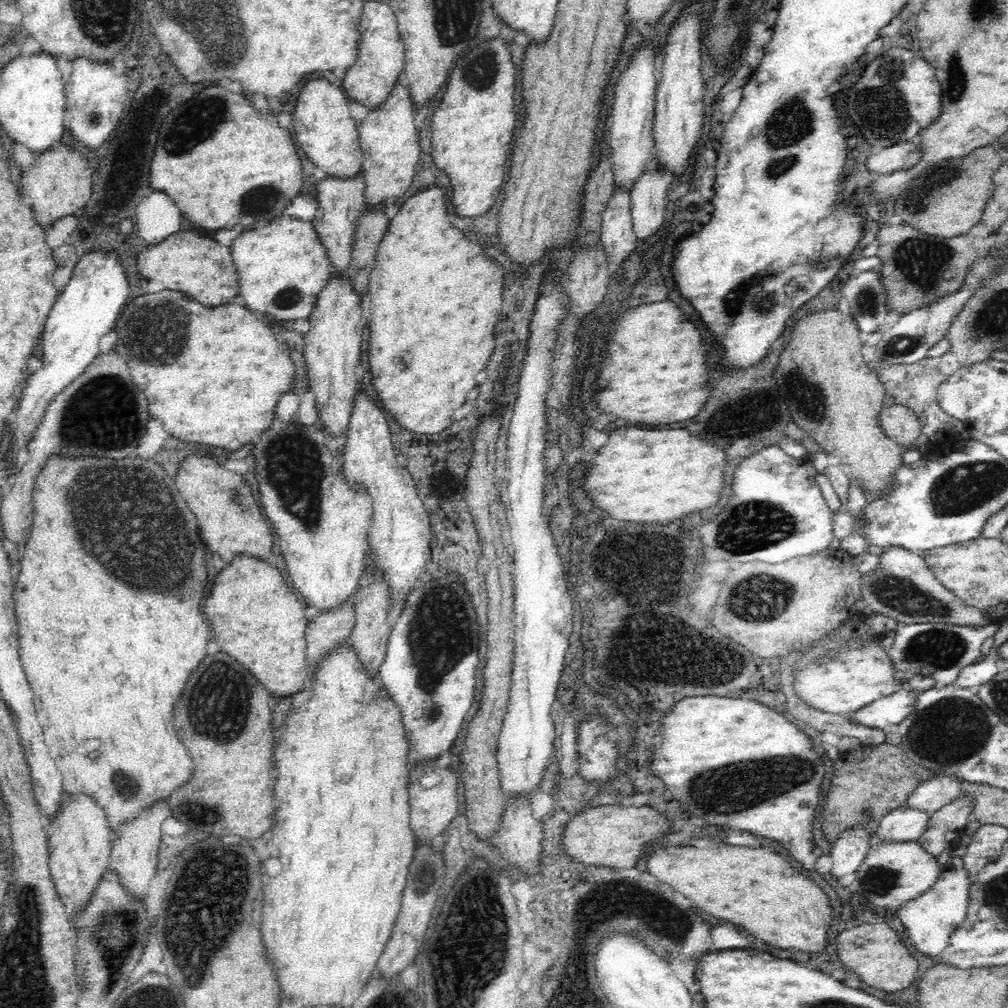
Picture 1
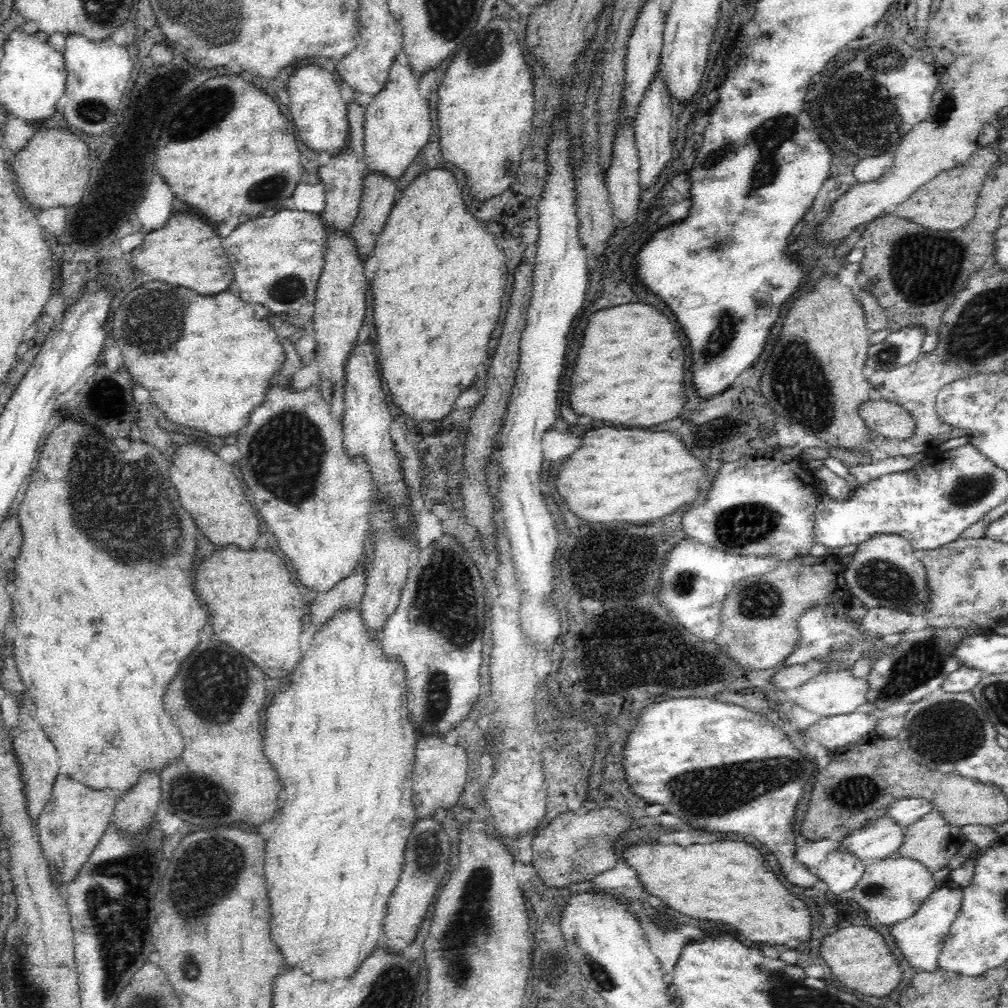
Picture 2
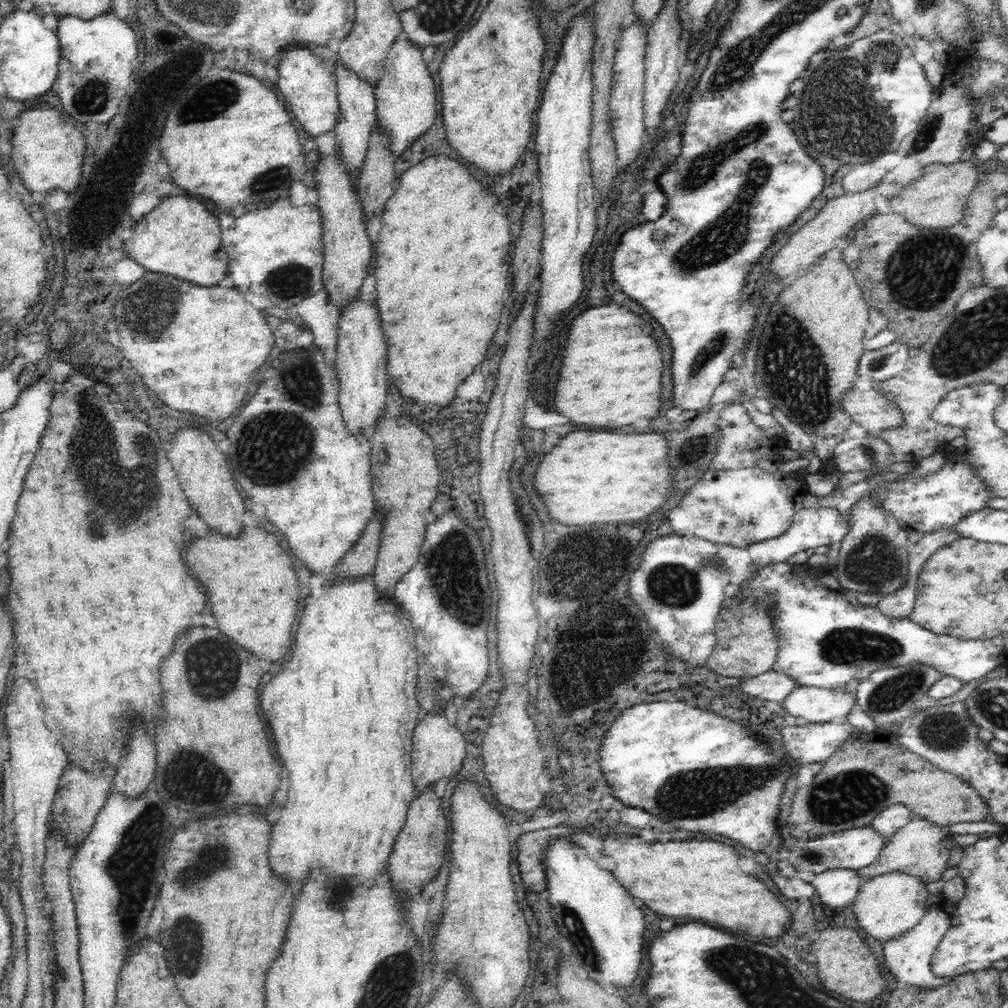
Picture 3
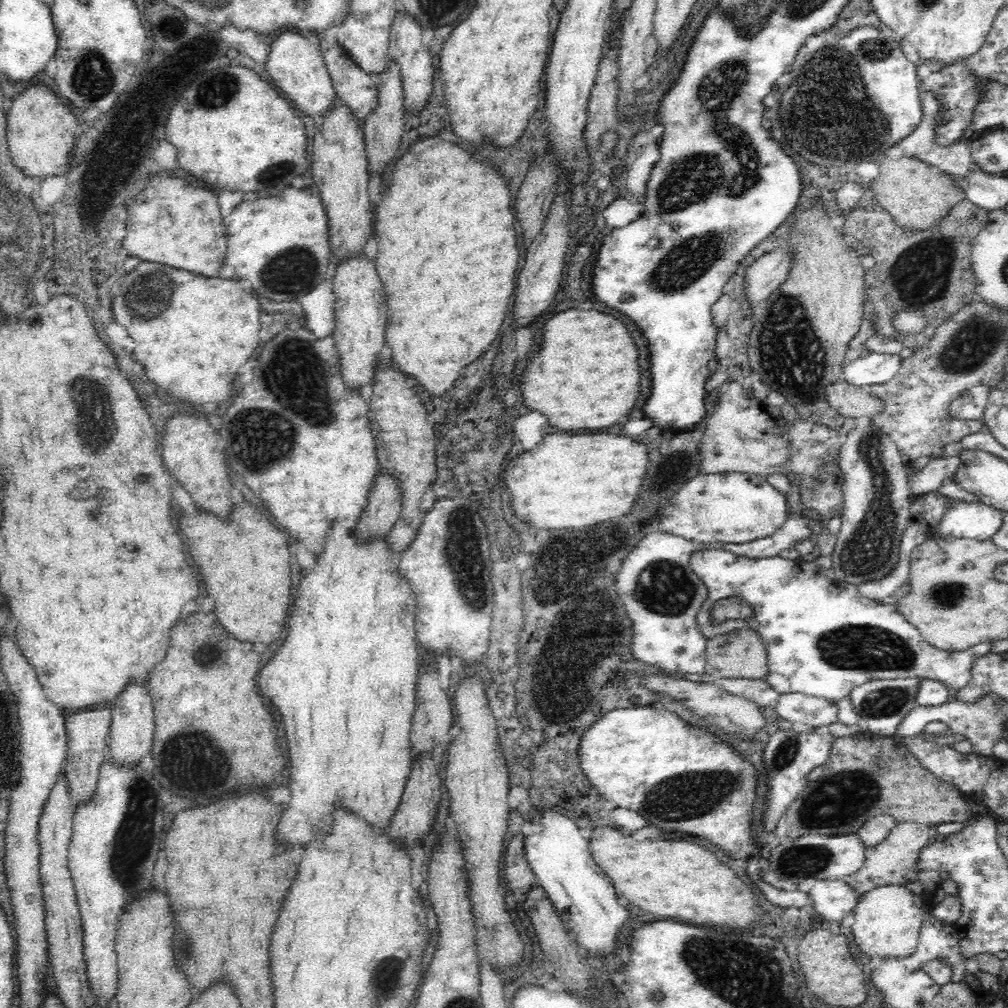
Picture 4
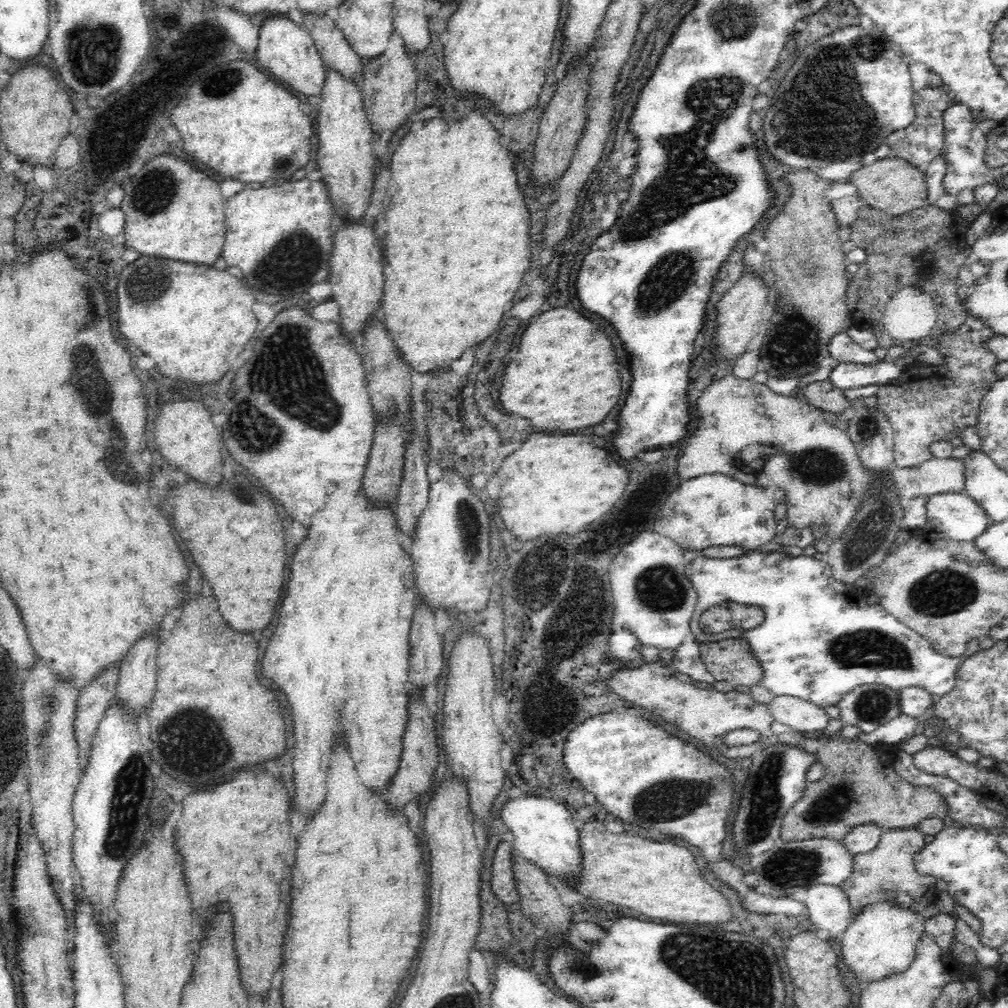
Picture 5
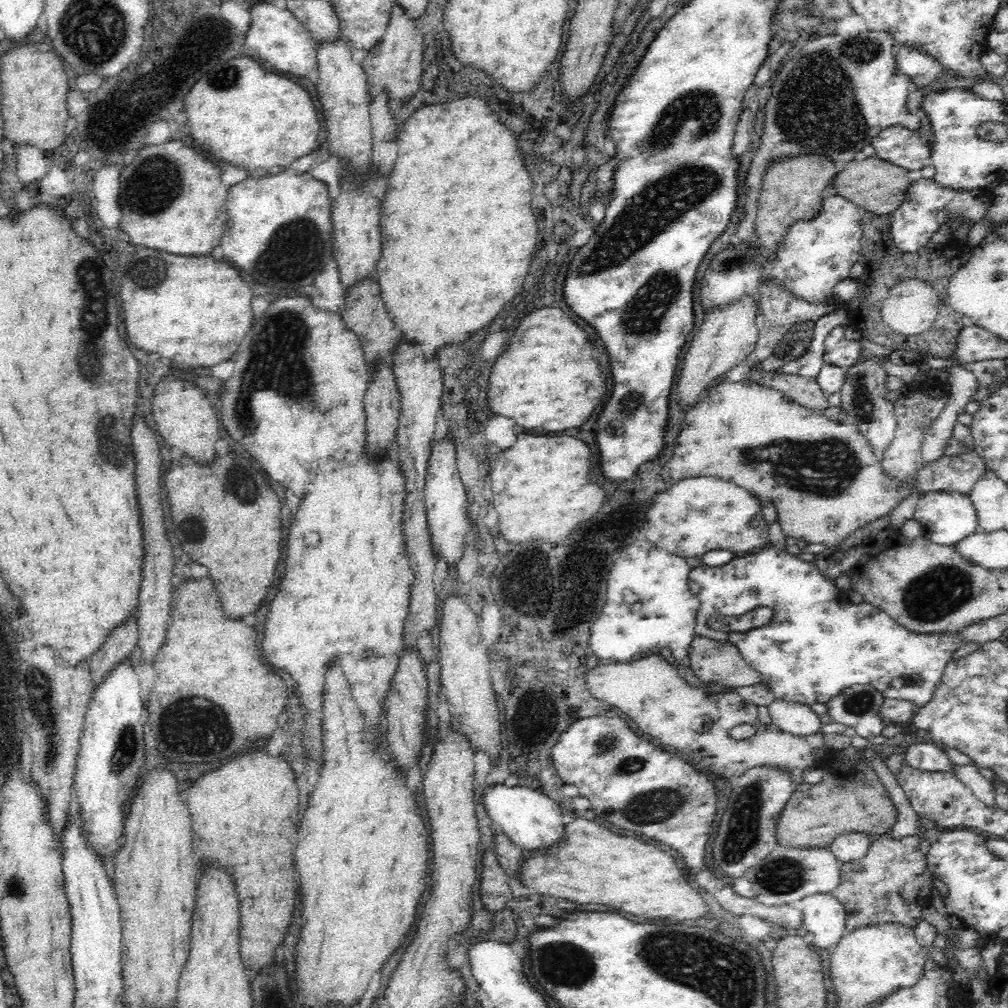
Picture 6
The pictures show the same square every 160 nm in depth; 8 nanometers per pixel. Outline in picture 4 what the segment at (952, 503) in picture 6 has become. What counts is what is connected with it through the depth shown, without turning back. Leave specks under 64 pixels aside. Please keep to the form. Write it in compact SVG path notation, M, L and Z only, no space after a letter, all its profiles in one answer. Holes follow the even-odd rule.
M958 500L934 531L942 537L991 540L1002 528L1004 513L982 502Z

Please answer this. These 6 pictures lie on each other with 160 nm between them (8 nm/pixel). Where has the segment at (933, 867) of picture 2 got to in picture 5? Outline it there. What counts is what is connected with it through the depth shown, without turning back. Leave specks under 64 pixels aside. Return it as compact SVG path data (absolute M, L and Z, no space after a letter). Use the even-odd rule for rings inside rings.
M918 827L887 829L882 834L878 846L870 852L854 856L854 870L841 884L846 891L852 912L856 914L868 903L882 899L892 899L906 907L912 907L921 913L930 903L936 900L936 877L922 875L916 872L914 857L926 846L926 833Z

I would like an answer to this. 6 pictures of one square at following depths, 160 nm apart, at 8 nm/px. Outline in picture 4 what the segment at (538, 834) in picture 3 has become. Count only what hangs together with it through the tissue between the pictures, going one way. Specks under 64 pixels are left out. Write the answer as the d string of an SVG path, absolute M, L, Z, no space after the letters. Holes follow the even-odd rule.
M518 833L506 844L504 879L513 894L528 894L537 885L537 876L526 858L526 836Z

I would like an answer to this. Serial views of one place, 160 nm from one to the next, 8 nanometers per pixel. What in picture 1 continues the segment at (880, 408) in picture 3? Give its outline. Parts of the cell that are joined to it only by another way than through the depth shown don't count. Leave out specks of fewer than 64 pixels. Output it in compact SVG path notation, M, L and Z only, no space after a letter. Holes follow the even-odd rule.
M888 406L880 412L880 426L894 443L915 446L921 436L922 425L916 413L907 406Z

